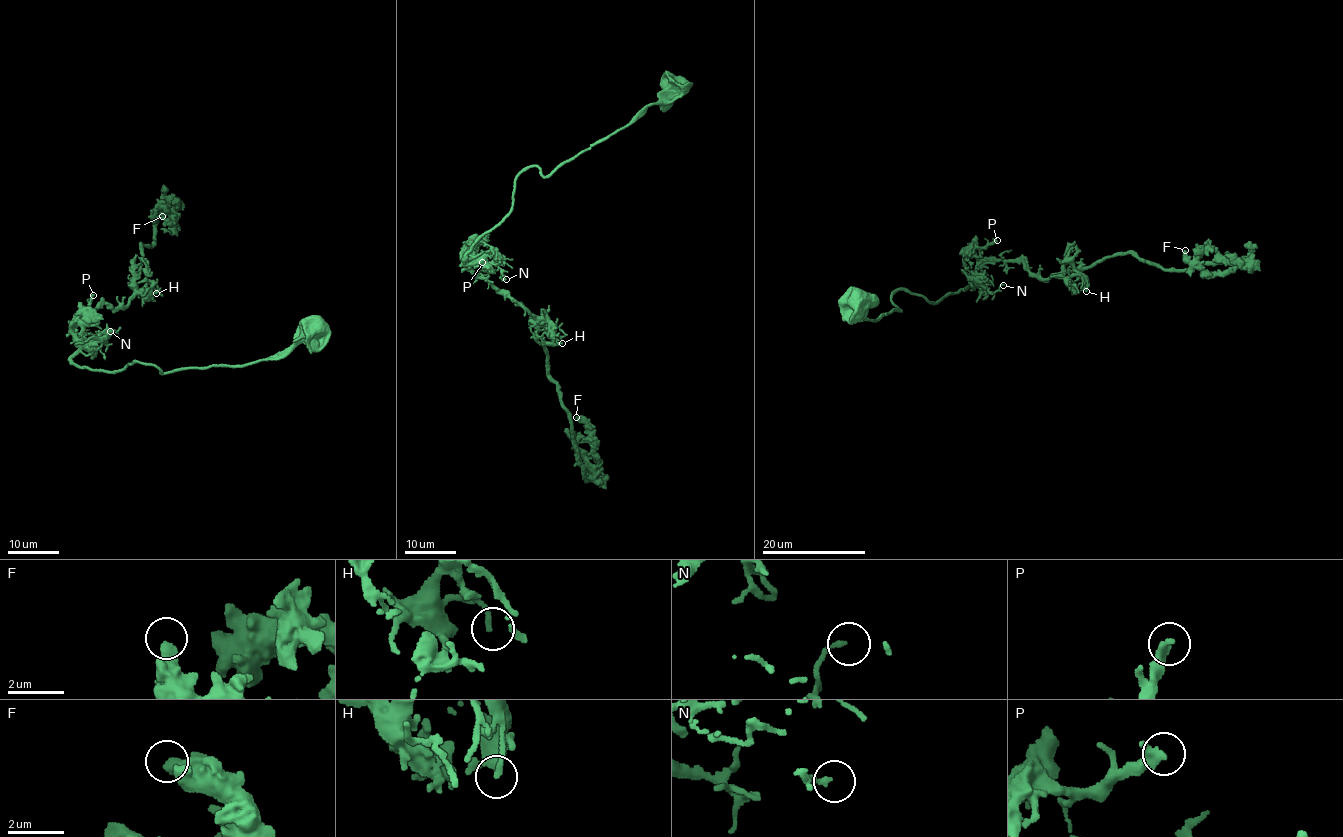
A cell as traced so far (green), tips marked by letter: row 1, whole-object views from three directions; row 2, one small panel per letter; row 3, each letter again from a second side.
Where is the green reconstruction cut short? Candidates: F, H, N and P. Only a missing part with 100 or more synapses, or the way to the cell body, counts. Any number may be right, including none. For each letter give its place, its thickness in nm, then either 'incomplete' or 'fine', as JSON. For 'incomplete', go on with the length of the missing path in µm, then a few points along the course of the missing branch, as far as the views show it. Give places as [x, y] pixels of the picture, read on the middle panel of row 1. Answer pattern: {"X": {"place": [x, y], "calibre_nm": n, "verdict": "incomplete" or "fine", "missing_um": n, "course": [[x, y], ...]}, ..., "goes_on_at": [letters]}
{"F": {"place": [576, 417], "calibre_nm": 400, "verdict": "fine"}, "H": {"place": [562, 343], "calibre_nm": 160, "verdict": "fine"}, "N": {"place": [506, 279], "calibre_nm": 170, "verdict": "fine"}, "P": {"place": [482, 262], "calibre_nm": 340, "verdict": "fine"}, "goes_on_at": []}

